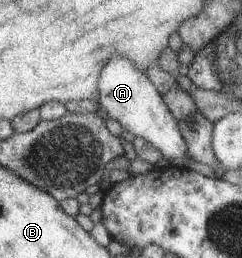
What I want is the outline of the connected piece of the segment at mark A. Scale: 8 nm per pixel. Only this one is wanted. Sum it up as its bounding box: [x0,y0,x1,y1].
[98,53,190,168]

